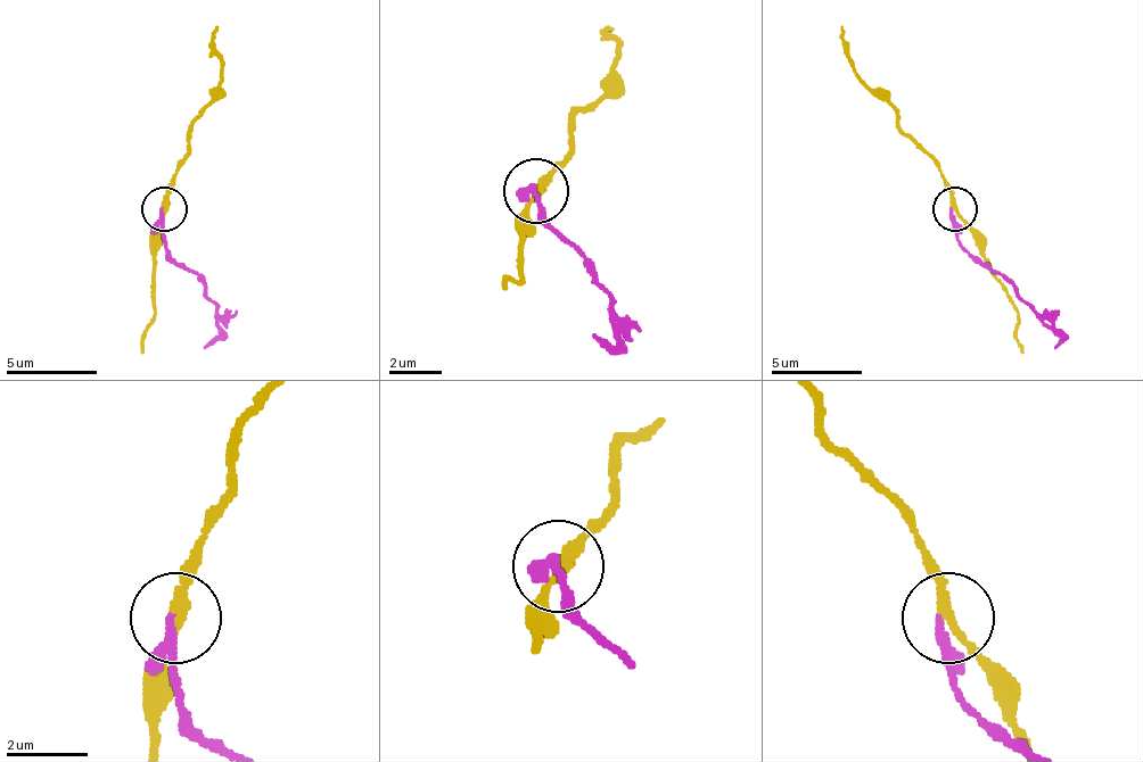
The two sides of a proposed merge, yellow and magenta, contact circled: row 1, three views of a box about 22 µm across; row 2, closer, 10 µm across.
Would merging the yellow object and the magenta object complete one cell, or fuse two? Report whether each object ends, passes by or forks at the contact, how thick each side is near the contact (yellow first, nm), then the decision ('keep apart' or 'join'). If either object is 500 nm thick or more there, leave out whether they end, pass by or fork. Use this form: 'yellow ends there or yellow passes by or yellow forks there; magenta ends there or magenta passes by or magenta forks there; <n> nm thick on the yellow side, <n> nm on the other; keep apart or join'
yellow passes by; magenta ends there; 200 nm thick on the yellow side, 240 nm on the other; keep apart

